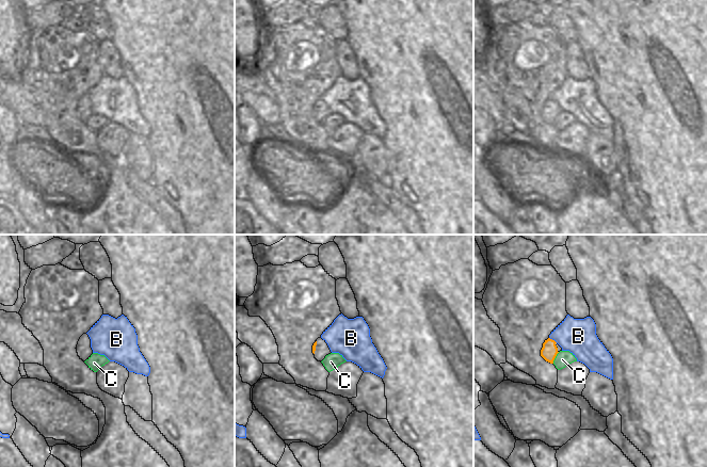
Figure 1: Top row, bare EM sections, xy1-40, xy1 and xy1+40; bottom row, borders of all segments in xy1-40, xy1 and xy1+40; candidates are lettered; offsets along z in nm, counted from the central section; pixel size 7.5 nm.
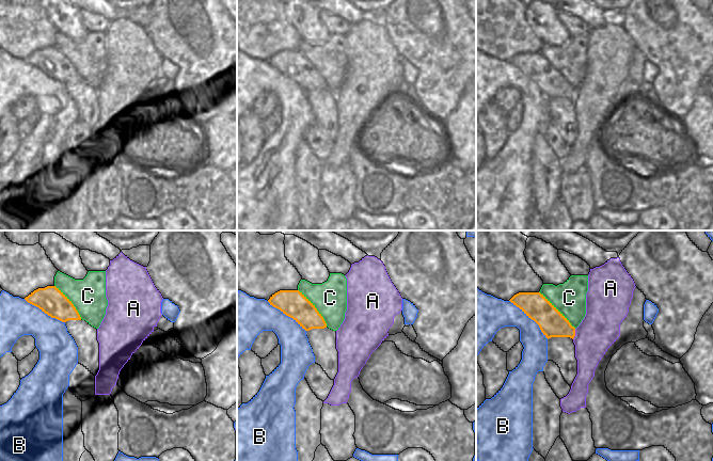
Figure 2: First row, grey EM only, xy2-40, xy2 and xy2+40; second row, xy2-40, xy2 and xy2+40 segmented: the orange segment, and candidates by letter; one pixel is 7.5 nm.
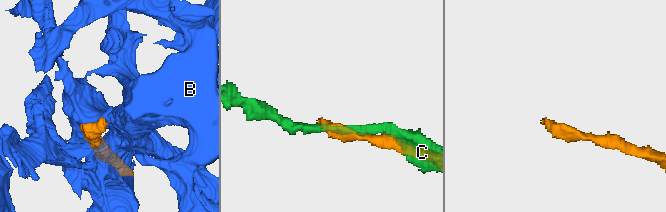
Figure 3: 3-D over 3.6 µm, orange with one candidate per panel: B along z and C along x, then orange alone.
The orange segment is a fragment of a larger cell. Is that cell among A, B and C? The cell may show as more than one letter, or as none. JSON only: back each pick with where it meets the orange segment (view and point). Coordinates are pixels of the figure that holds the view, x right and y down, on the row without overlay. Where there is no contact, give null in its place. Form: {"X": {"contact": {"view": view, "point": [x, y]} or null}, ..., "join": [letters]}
{"join": []}

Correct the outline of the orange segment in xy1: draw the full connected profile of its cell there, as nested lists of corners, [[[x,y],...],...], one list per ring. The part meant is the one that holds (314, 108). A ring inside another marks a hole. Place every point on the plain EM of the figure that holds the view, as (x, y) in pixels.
[[[318,99],[312,107],[312,114],[318,123],[322,123],[325,117],[331,115],[332,113],[325,101]]]

